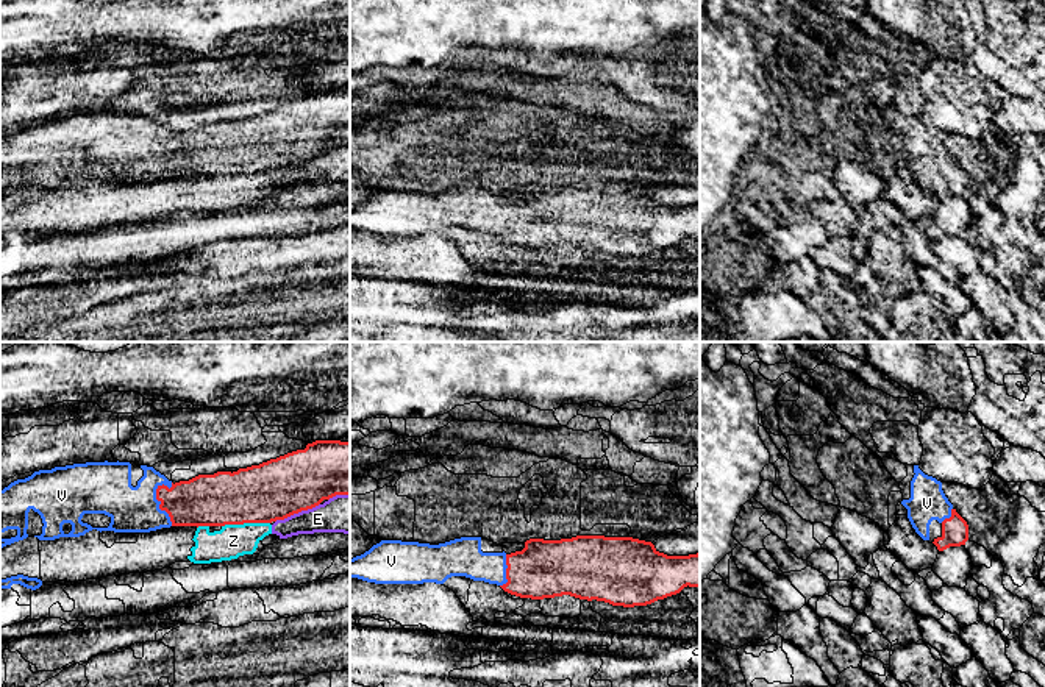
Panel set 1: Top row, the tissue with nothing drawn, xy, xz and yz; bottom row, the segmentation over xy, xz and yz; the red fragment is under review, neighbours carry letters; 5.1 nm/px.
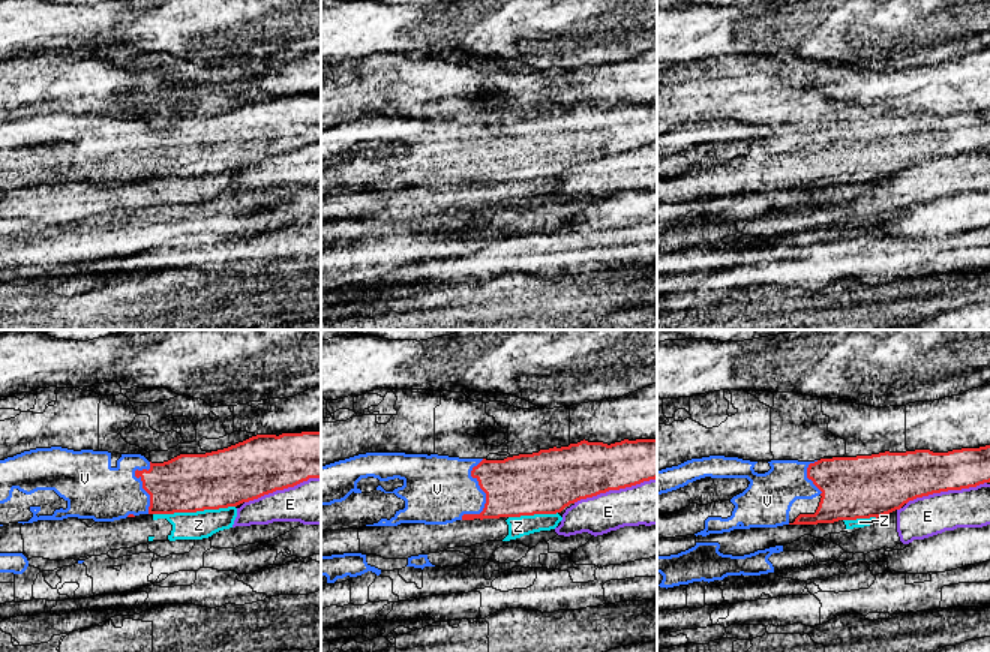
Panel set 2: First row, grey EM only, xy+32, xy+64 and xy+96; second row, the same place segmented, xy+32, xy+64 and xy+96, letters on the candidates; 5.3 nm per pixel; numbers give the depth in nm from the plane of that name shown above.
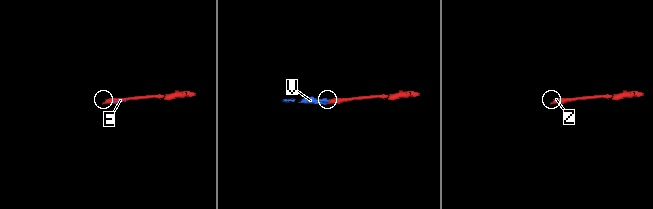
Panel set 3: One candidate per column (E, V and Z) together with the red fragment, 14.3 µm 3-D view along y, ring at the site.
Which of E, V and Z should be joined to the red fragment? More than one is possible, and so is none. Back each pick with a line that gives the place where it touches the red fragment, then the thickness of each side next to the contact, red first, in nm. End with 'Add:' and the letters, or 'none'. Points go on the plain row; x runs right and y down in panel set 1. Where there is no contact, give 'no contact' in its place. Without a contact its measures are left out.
V: meets red in xy at (160, 155); 280 nm thick on the red side, 240 nm on the other
Add: V

